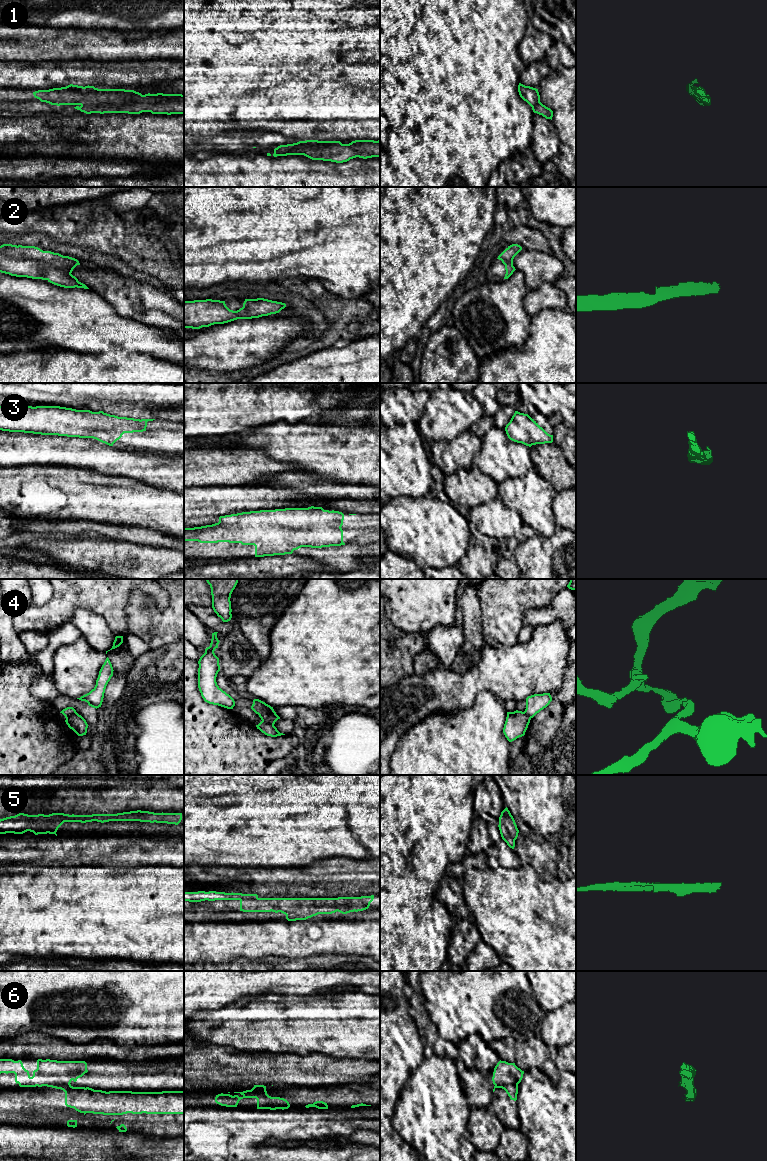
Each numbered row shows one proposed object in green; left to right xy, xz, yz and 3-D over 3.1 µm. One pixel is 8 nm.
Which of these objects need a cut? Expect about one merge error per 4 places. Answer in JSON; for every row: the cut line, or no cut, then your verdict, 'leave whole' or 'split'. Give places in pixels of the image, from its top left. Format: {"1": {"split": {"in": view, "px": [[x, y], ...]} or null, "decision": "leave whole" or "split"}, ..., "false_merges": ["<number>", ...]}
{"1": {"split": null, "decision": "leave whole"}, "2": {"split": null, "decision": "leave whole"}, "3": {"split": null, "decision": "leave whole"}, "4": {"split": {"in": "xz", "px": [[262, 720], [273, 725]]}, "decision": "split"}, "5": {"split": null, "decision": "leave whole"}, "6": {"split": {"in": "yz", "px": [[517, 1084], [495, 1086]]}, "decision": "split"}, "false_merges": ["4", "6"]}

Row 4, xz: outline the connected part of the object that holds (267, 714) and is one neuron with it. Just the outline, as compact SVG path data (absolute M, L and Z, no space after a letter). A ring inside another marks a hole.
M254 699L253 704L251 706L251 709L259 715L261 720L265 723L274 725L275 722L280 719L280 717L276 714L273 707L266 704L265 702Z

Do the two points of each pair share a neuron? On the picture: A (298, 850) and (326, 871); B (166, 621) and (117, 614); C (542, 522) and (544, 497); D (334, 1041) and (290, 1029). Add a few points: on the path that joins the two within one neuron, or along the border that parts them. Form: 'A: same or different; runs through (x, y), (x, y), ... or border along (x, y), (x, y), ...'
A: different; border along (337, 857), (316, 860), (308, 865), (291, 868)
B: different; border along (131, 592), (125, 608), (128, 631)
C: same; runs through (542, 516), (542, 503)
D: same; runs through (323, 1036), (301, 1036)

